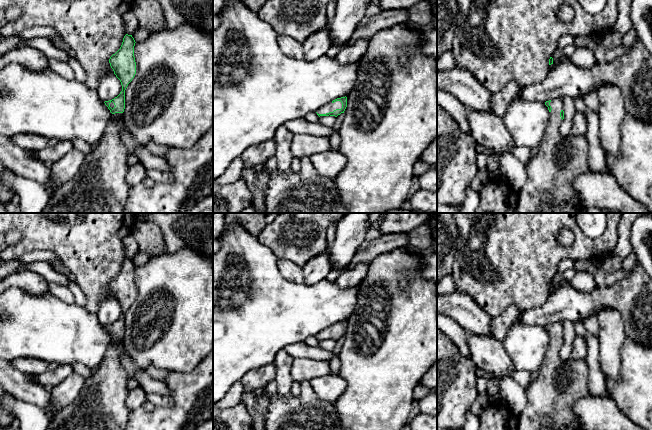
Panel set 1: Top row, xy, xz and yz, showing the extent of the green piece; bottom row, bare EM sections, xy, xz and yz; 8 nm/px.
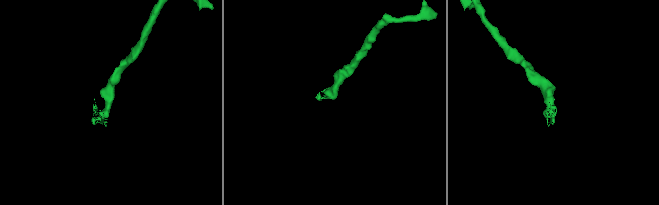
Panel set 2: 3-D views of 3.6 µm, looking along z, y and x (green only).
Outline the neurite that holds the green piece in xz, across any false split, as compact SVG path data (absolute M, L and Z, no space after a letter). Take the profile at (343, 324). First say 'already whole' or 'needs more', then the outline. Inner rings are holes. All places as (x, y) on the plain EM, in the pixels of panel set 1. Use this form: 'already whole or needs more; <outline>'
needs more; M341 321L333 324L332 326L320 331L316 336L320 340L335 340L344 337L347 331L347 321Z

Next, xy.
needs more; M126 258L120 273L109 283L114 298L121 306L122 315L117 321L104 327L116 341L122 341L123 339L125 333L125 314L136 298L136 286L134 281L135 267L132 259Z

